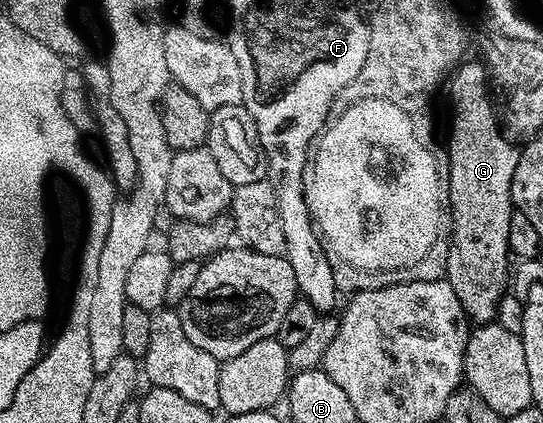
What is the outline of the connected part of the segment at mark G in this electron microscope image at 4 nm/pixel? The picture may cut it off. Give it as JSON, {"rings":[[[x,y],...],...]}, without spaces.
{"rings":[[[467,62],[459,63],[457,67],[453,69],[452,75],[448,80],[448,88],[450,84],[450,108],[454,111],[454,117],[450,120],[450,148],[448,147],[451,229],[444,279],[452,286],[452,290],[456,290],[456,298],[460,298],[460,306],[464,306],[467,317],[469,317],[475,325],[479,325],[491,323],[491,321],[497,317],[498,304],[501,302],[502,296],[507,295],[508,292],[506,279],[510,276],[510,263],[512,263],[510,247],[508,246],[508,226],[510,225],[512,214],[516,210],[510,198],[510,183],[512,182],[512,174],[516,174],[518,152],[516,148],[513,148],[513,146],[502,137],[503,129],[500,127],[500,124],[500,129],[498,129],[498,124],[494,121],[494,108],[490,105],[489,94],[486,93],[486,84],[488,88],[487,69],[483,67],[481,63],[478,63],[479,65],[466,63]]]}

